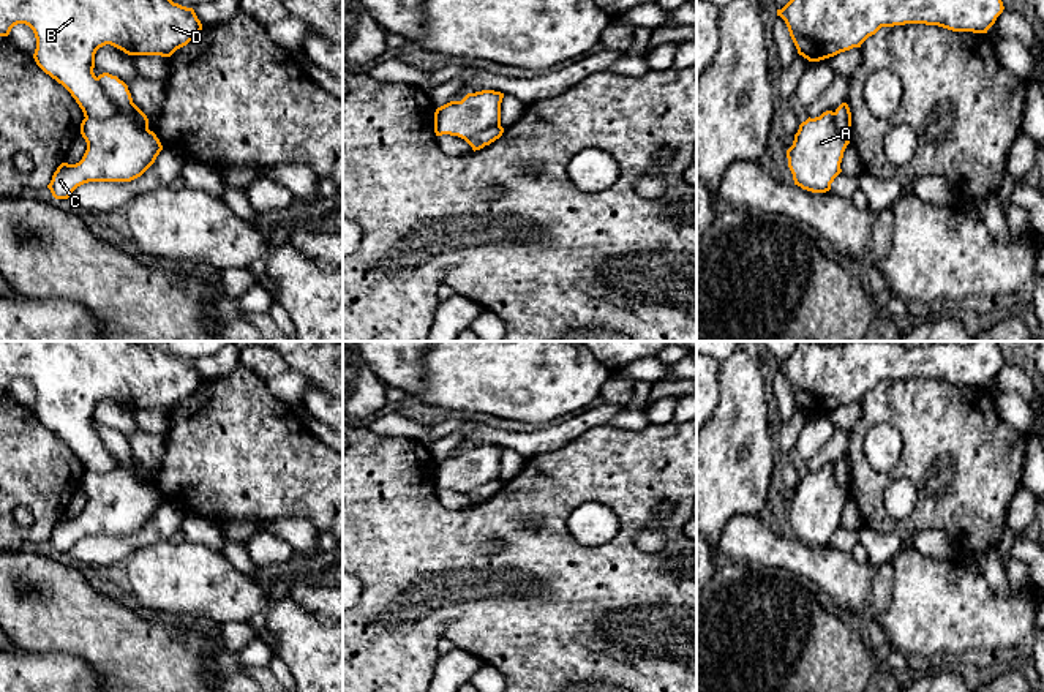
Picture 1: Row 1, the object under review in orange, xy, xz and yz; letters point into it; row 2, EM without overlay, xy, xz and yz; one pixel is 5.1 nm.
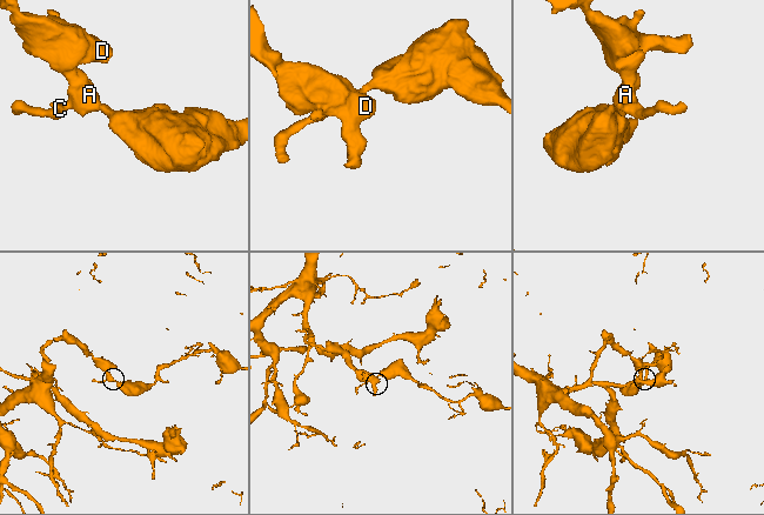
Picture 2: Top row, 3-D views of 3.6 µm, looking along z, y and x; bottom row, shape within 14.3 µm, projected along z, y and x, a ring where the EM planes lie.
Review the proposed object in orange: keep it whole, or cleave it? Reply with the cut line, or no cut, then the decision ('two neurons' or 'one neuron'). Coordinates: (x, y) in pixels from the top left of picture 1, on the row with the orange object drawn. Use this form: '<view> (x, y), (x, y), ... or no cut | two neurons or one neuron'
xy (97, 78), (117, 108), (109, 119) | two neurons

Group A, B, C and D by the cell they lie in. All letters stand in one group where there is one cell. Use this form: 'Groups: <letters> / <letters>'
Groups: A C / B D

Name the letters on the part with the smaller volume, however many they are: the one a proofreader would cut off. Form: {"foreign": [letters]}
{"foreign": ["A", "C"]}

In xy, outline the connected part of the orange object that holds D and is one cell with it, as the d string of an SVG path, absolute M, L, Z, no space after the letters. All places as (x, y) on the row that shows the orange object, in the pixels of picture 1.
M0 0L0 36L8 36L17 24L33 30L36 65L71 93L85 118L111 118L118 112L93 73L95 54L100 47L111 44L128 55L171 57L202 30L194 9L172 0Z

